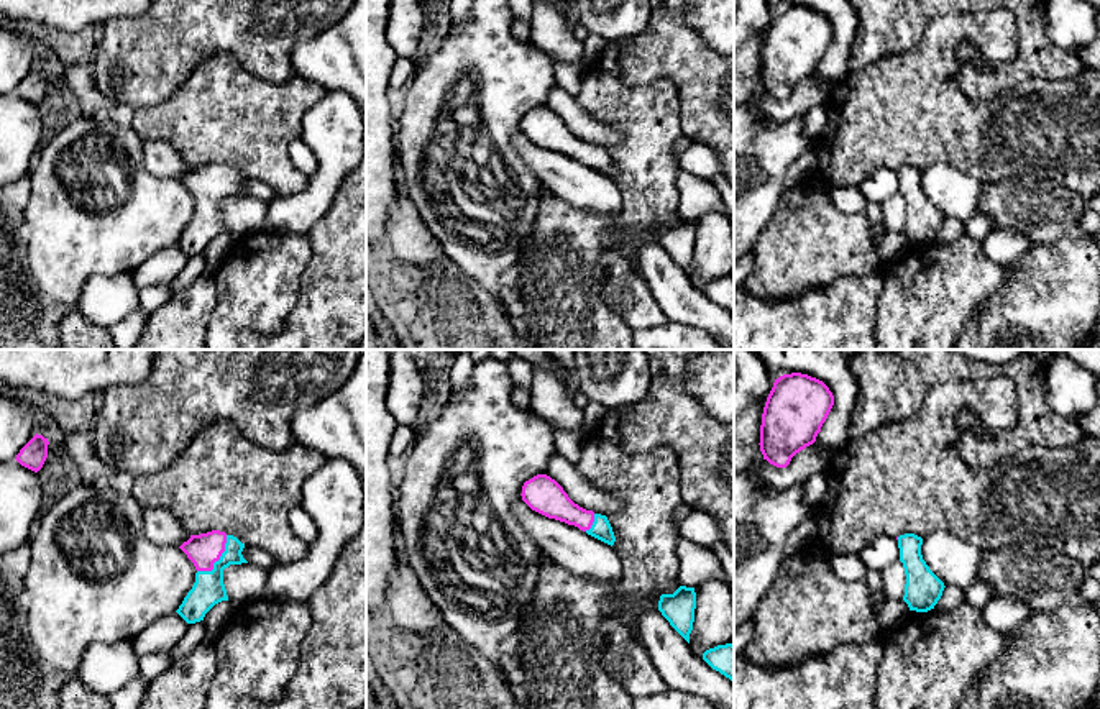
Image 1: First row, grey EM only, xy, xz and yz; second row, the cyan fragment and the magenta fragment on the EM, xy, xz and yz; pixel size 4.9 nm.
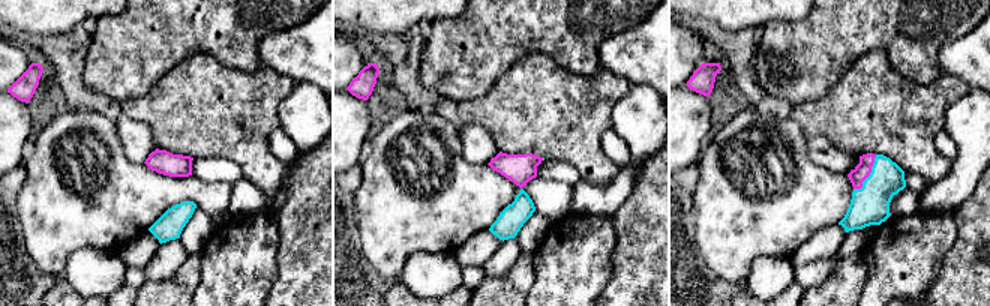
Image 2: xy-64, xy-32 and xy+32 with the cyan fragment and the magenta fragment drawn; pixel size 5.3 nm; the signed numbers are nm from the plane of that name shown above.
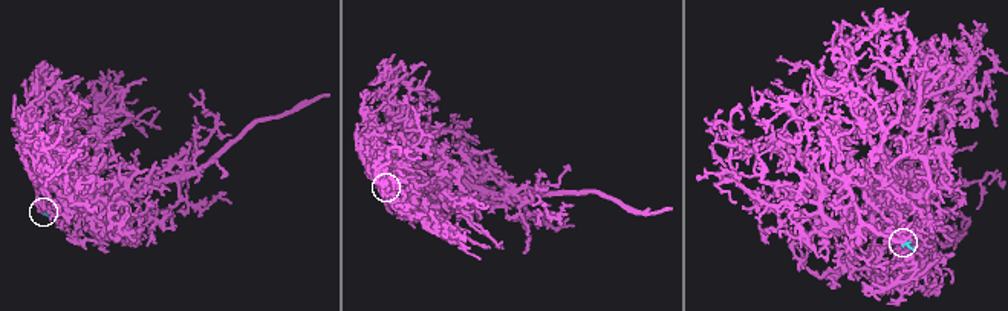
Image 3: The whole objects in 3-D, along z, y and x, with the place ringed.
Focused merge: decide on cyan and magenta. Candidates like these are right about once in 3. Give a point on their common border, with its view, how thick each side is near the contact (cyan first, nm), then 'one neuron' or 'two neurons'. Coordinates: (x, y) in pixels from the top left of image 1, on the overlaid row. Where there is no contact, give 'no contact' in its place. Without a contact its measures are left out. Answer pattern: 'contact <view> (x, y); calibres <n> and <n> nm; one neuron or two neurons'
contact xy (219, 560); calibres 160 and 160 nm; one neuron

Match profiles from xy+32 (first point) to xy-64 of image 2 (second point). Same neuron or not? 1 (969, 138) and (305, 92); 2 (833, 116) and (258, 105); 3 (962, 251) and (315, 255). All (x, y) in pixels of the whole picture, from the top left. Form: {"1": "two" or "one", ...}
{"1": "one", "2": "one", "3": "one"}

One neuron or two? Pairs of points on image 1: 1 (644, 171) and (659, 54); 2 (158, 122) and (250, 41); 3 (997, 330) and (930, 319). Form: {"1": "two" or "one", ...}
{"1": "two", "2": "two", "3": "two"}

